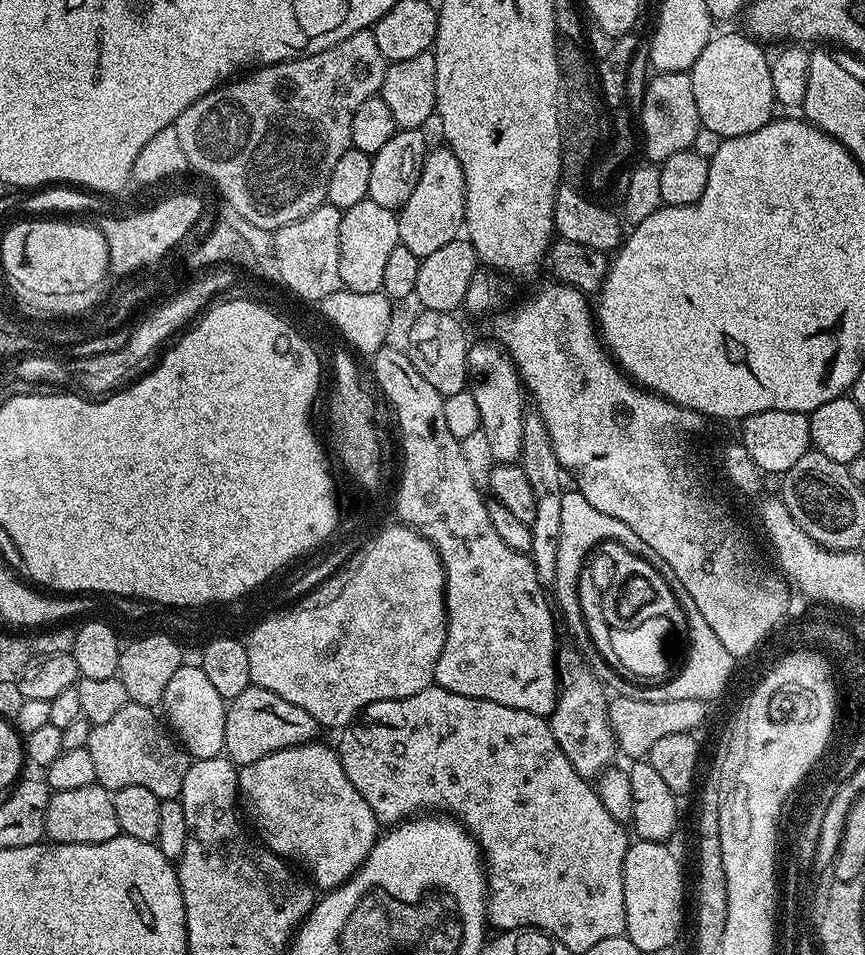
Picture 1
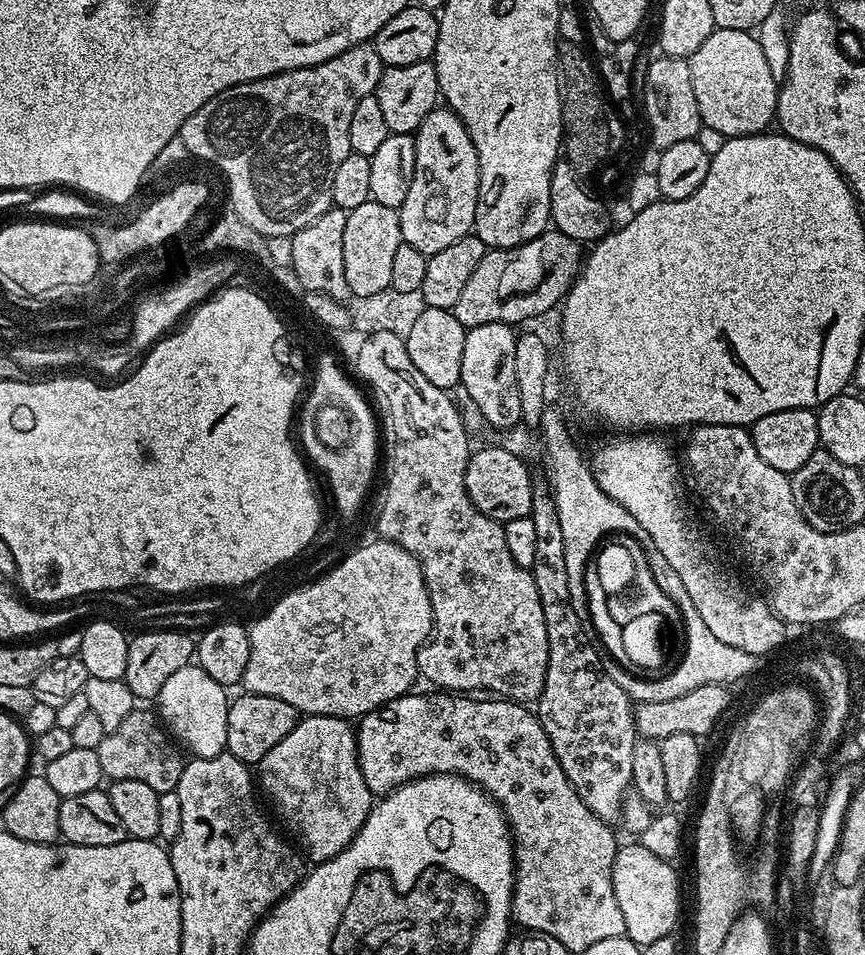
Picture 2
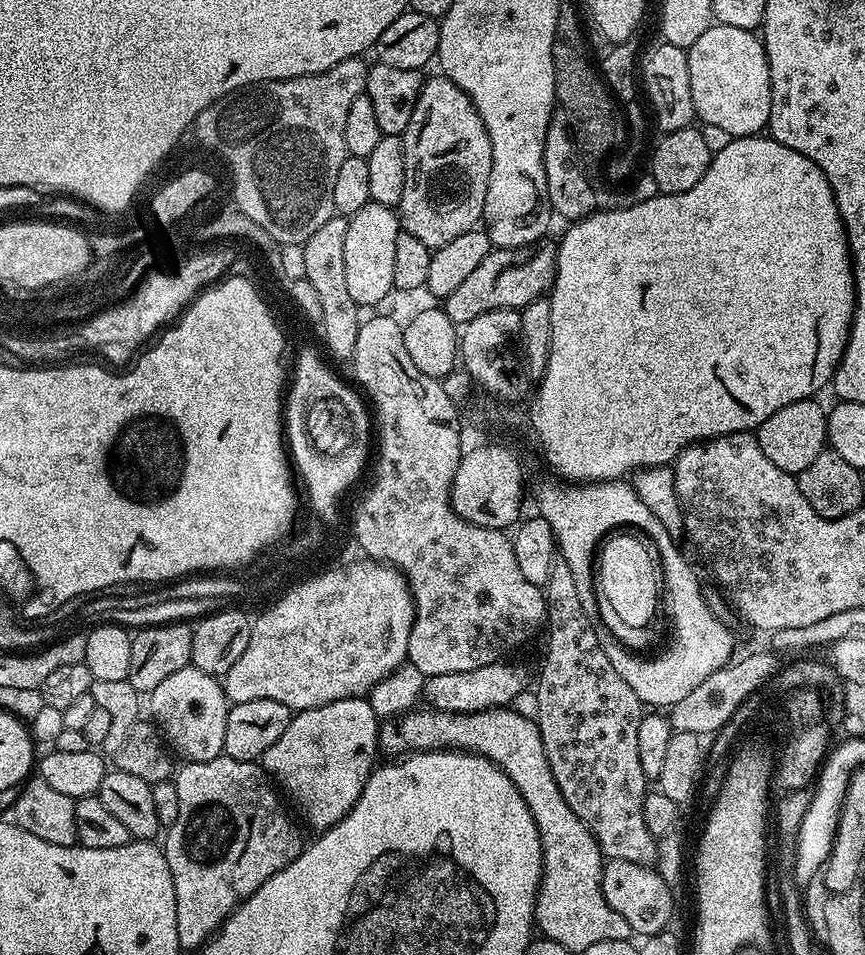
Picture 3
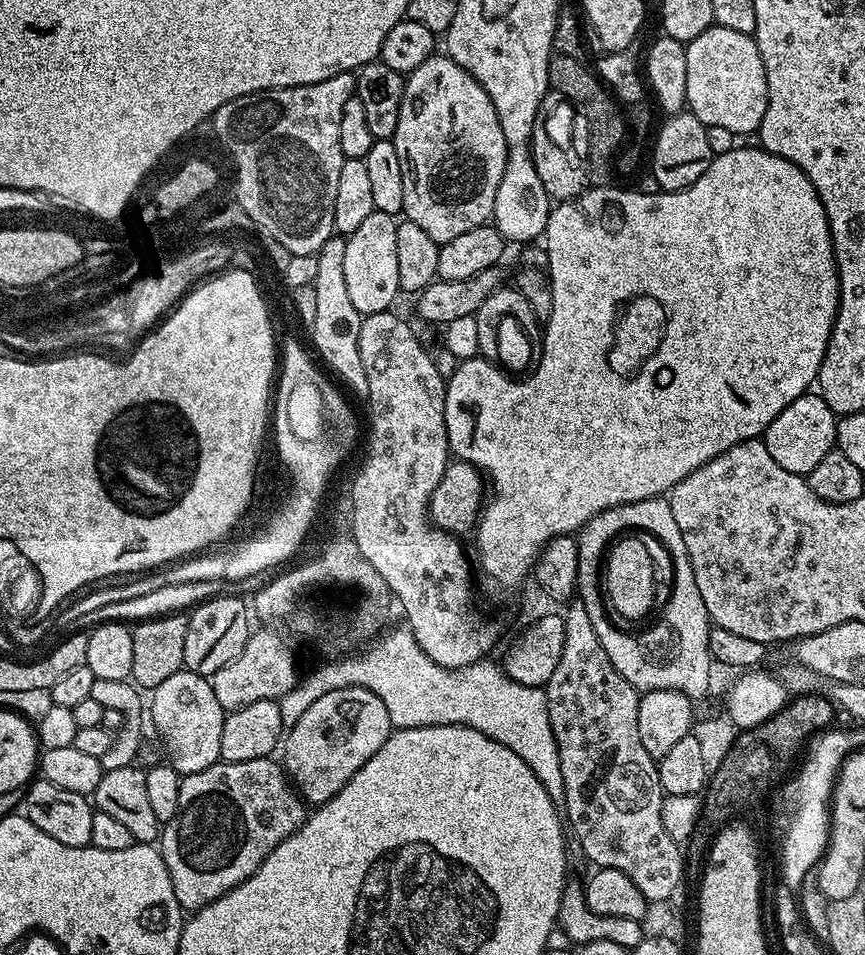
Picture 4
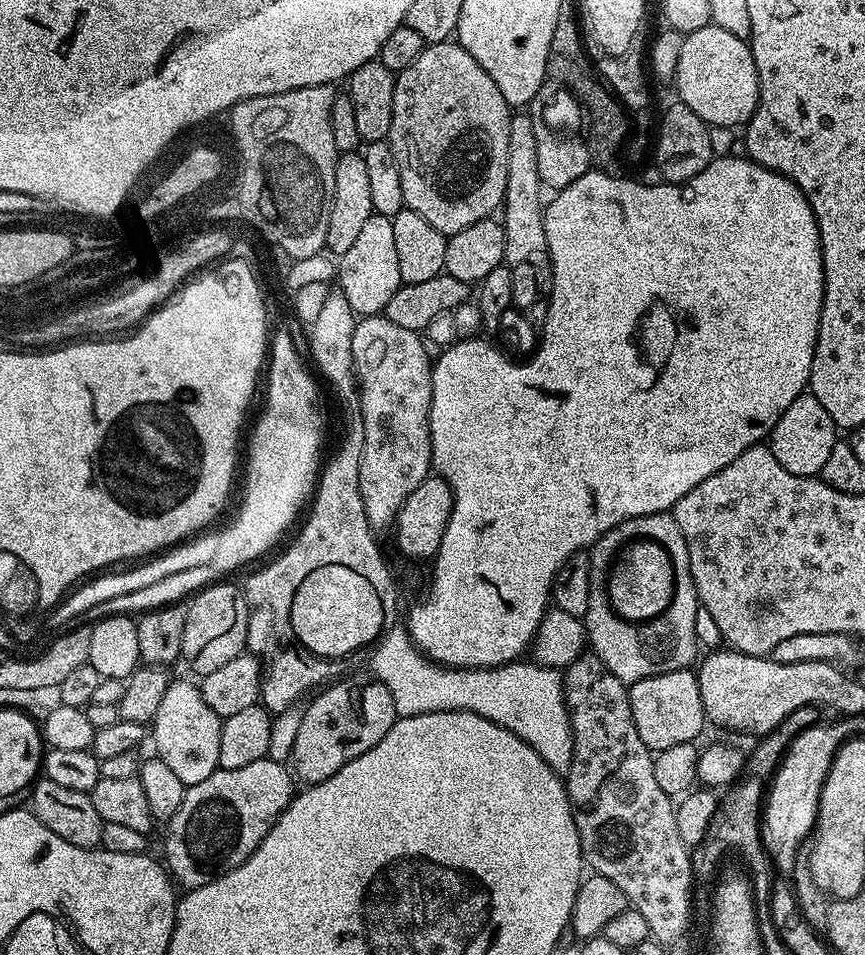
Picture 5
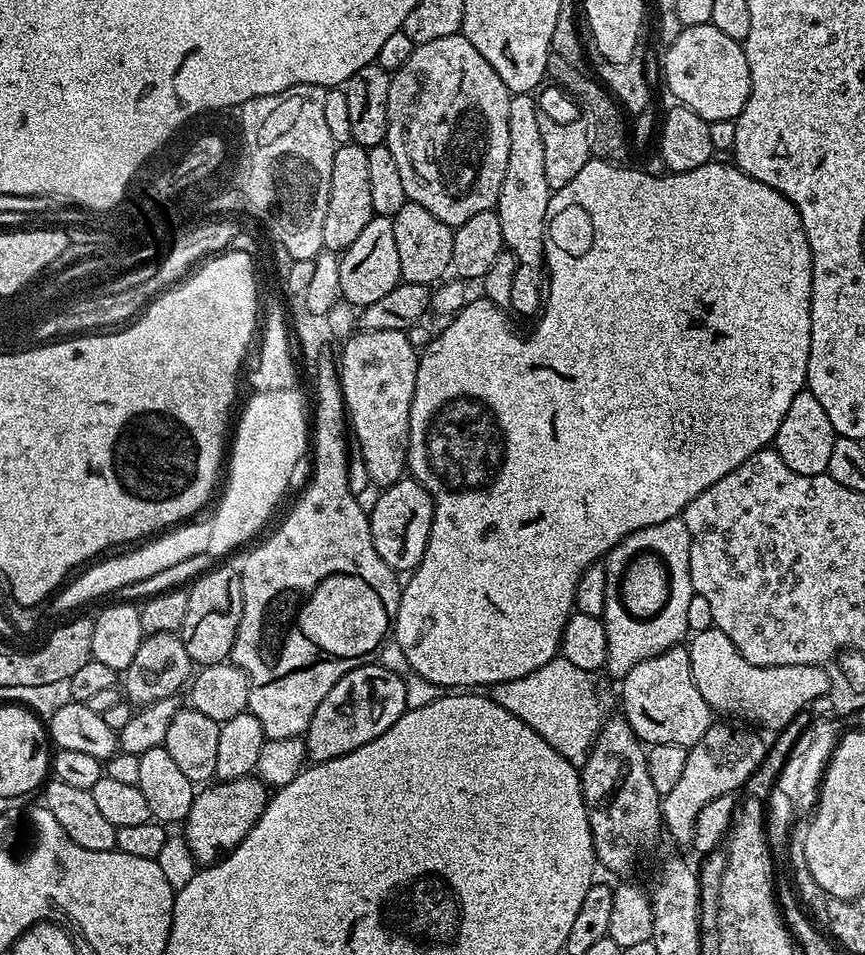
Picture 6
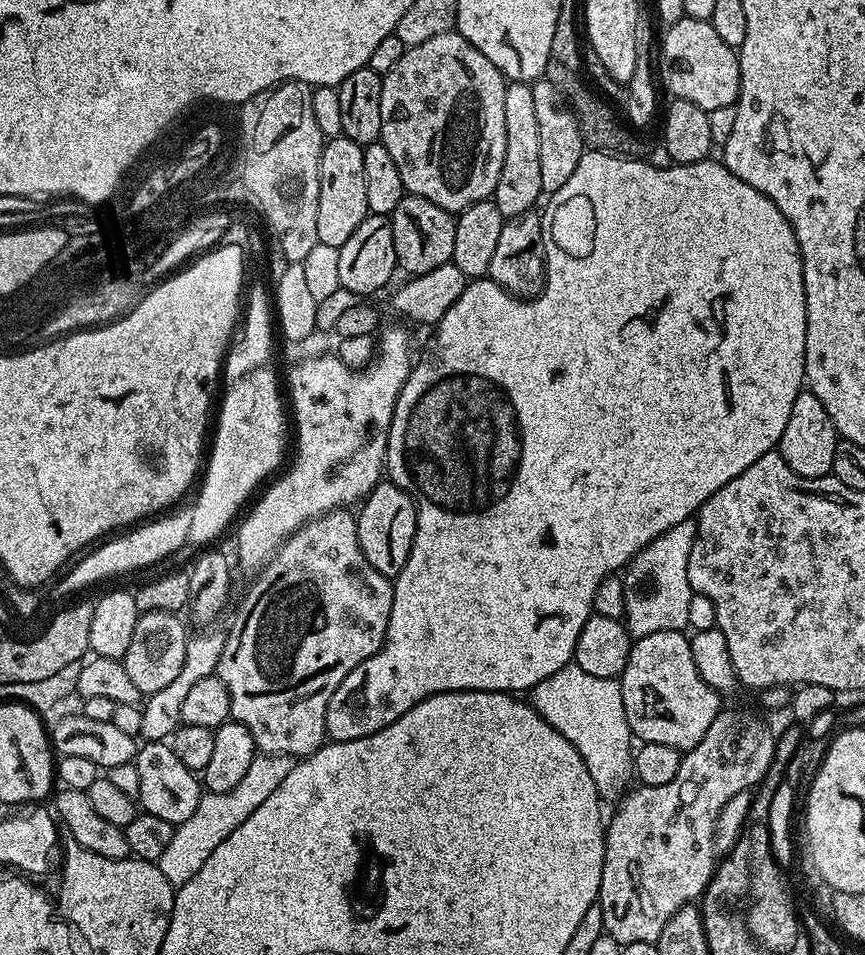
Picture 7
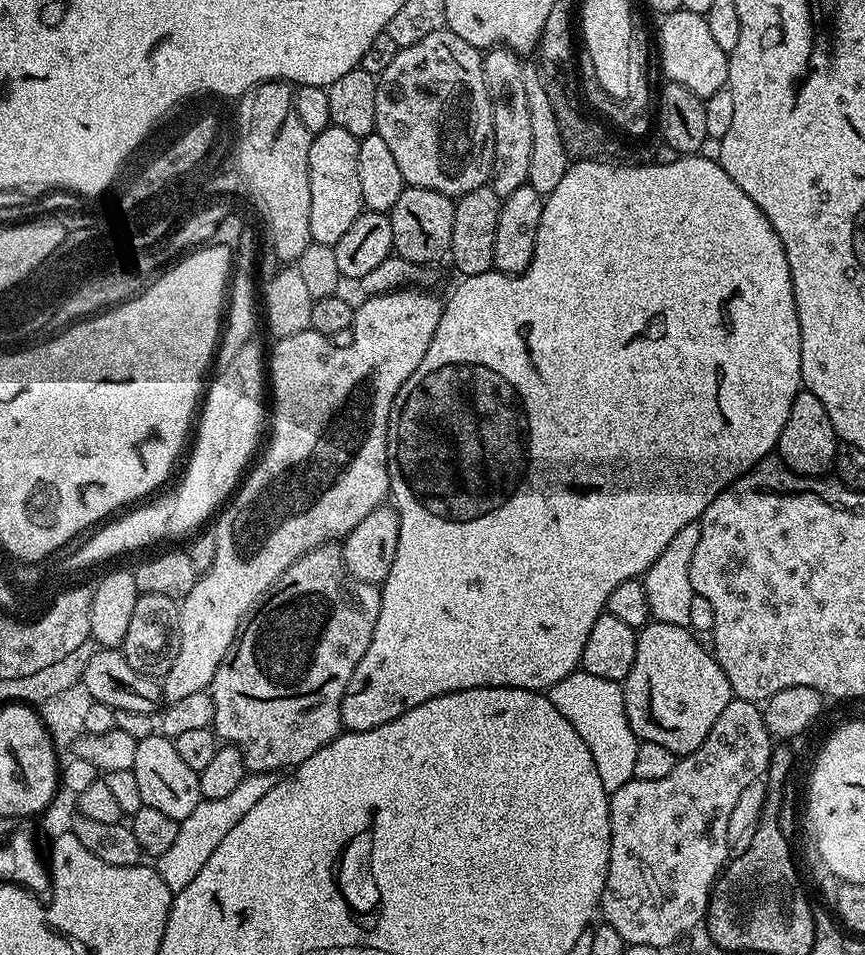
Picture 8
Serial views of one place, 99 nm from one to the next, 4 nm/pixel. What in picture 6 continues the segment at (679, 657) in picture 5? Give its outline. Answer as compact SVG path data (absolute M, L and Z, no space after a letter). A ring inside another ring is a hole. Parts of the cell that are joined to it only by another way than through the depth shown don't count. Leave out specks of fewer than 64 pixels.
M683 518L658 522L658 526L646 526L615 544L608 551L603 565L608 587L602 617L608 643L608 653L603 667L610 675L623 678L627 672L634 670L638 662L661 656L663 652L669 652L671 648L683 645L689 635L688 615L692 612L692 600L694 601L690 582L690 530L686 530L686 522ZM644 553L659 556L665 564L671 567L672 575L675 577L674 586L669 587L667 609L662 610L662 614L654 614L654 618L649 620L639 620L638 617L630 615L625 610L620 597L620 580L624 577L628 564L633 558Z

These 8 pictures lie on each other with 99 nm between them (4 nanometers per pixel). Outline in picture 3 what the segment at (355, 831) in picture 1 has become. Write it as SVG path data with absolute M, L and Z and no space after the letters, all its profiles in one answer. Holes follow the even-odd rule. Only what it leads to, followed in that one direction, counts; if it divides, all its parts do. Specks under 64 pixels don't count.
M358 696L296 712L282 738L264 752L262 767L282 792L284 787L283 795L300 807L310 827L333 828L358 802L369 774L377 767L380 725L368 699Z

